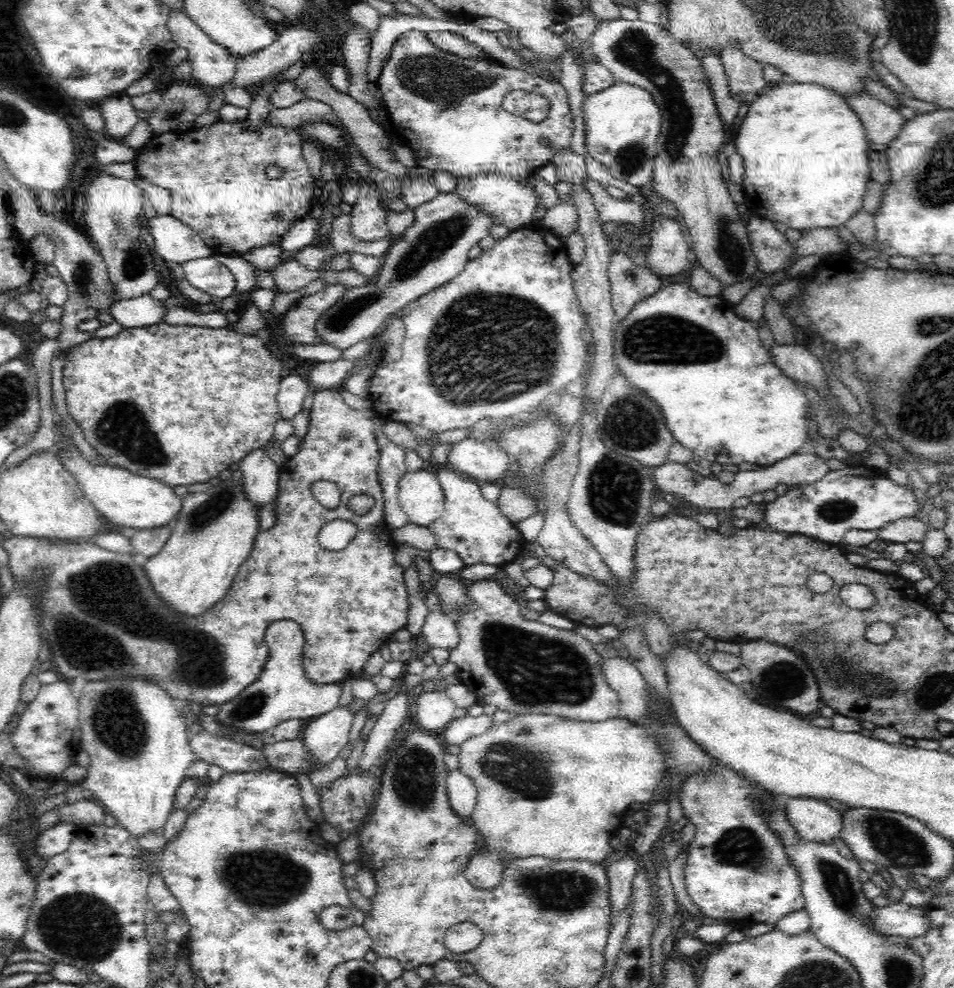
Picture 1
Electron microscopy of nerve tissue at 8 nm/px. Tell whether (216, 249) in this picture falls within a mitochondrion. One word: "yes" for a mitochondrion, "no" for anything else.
no

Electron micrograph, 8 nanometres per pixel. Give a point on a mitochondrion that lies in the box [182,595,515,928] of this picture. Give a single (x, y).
(263, 879)

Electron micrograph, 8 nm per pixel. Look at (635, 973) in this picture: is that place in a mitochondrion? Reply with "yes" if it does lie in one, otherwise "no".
no

